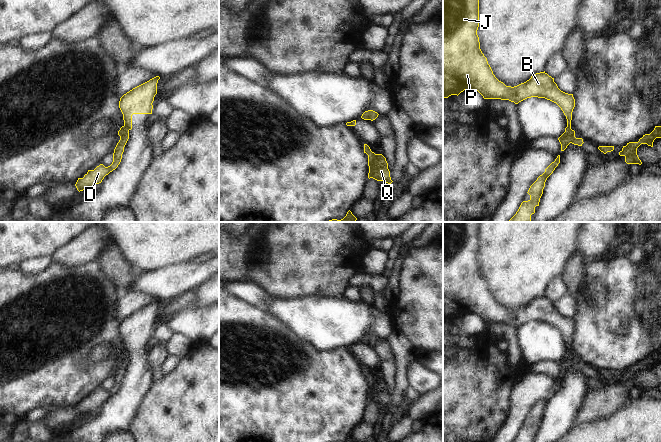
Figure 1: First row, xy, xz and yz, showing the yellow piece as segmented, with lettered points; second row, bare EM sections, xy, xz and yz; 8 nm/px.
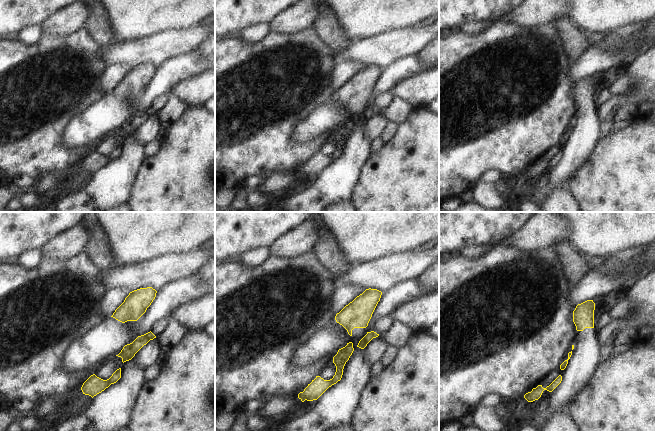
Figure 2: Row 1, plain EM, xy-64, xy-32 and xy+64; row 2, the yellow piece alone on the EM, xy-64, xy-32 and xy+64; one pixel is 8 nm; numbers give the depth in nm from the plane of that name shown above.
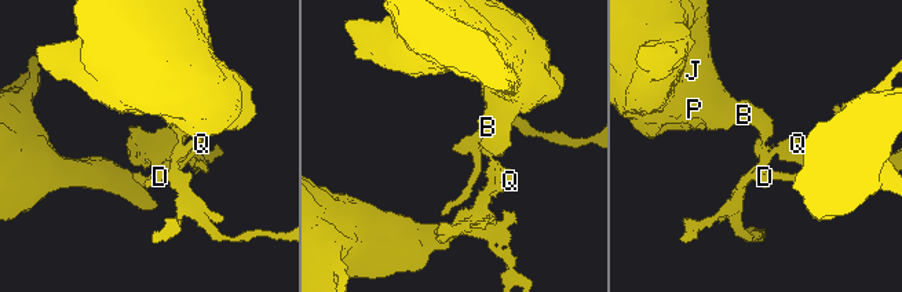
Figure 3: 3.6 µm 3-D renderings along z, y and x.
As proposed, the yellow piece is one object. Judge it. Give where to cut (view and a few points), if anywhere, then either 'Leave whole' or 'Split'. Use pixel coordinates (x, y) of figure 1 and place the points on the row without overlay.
Split along xy (124, 348), (128, 354). Split

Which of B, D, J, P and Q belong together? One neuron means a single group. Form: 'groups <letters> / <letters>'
groups B J P / D Q

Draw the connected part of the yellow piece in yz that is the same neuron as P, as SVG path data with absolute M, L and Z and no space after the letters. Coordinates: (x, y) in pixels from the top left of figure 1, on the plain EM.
M443 222L443 322L459 319L464 314L476 314L484 323L509 324L518 328L531 322L545 322L556 327L571 350L575 331L573 318L561 315L554 302L545 295L536 297L529 304L517 310L506 310L499 305L480 273L477 254L479 251L479 222Z

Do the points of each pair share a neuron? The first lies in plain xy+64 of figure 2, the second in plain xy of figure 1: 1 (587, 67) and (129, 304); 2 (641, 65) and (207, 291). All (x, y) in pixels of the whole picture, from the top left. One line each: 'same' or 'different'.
1: same
2: same

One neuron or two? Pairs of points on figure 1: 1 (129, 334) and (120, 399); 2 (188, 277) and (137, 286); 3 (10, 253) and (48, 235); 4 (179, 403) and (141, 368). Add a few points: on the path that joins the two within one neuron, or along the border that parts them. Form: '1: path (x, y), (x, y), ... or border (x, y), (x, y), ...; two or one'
1: path (136, 350), (136, 383); one
2: path (175, 279), (166, 283), (150, 283); one
3: path (19, 244), (28, 235), (39, 235); one
4: border (152, 384), (140, 405); two

